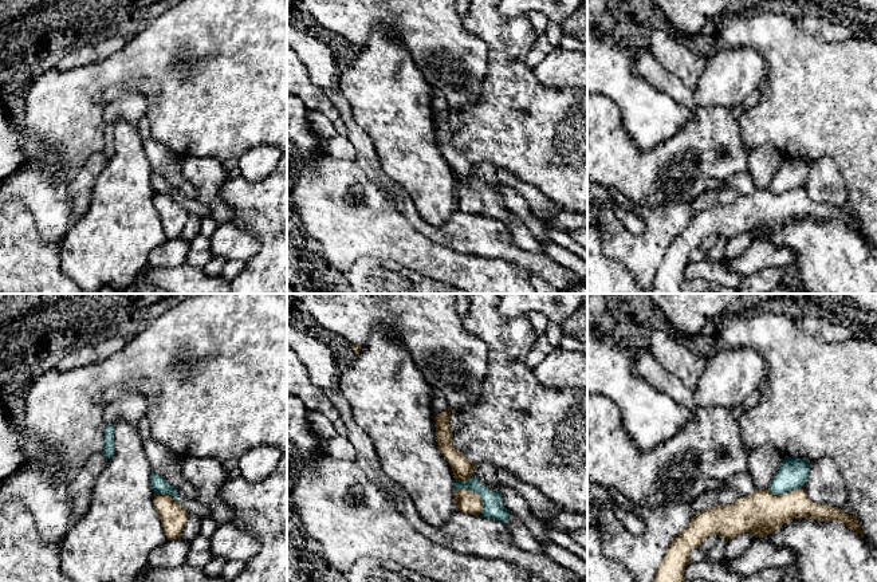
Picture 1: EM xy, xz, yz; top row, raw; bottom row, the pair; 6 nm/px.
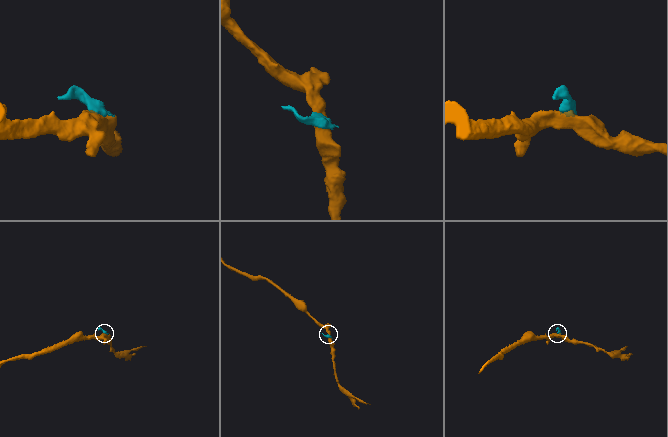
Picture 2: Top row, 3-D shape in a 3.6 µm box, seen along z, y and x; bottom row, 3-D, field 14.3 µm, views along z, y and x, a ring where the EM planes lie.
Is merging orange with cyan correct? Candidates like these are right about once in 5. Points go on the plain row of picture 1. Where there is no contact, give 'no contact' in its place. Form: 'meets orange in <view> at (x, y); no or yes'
meets orange in xz at (476, 193); no

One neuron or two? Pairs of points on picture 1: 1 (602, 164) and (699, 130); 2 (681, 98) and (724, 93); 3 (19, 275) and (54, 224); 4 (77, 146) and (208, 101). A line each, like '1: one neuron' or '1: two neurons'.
1: one neuron
2: two neurons
3: two neurons
4: one neuron

